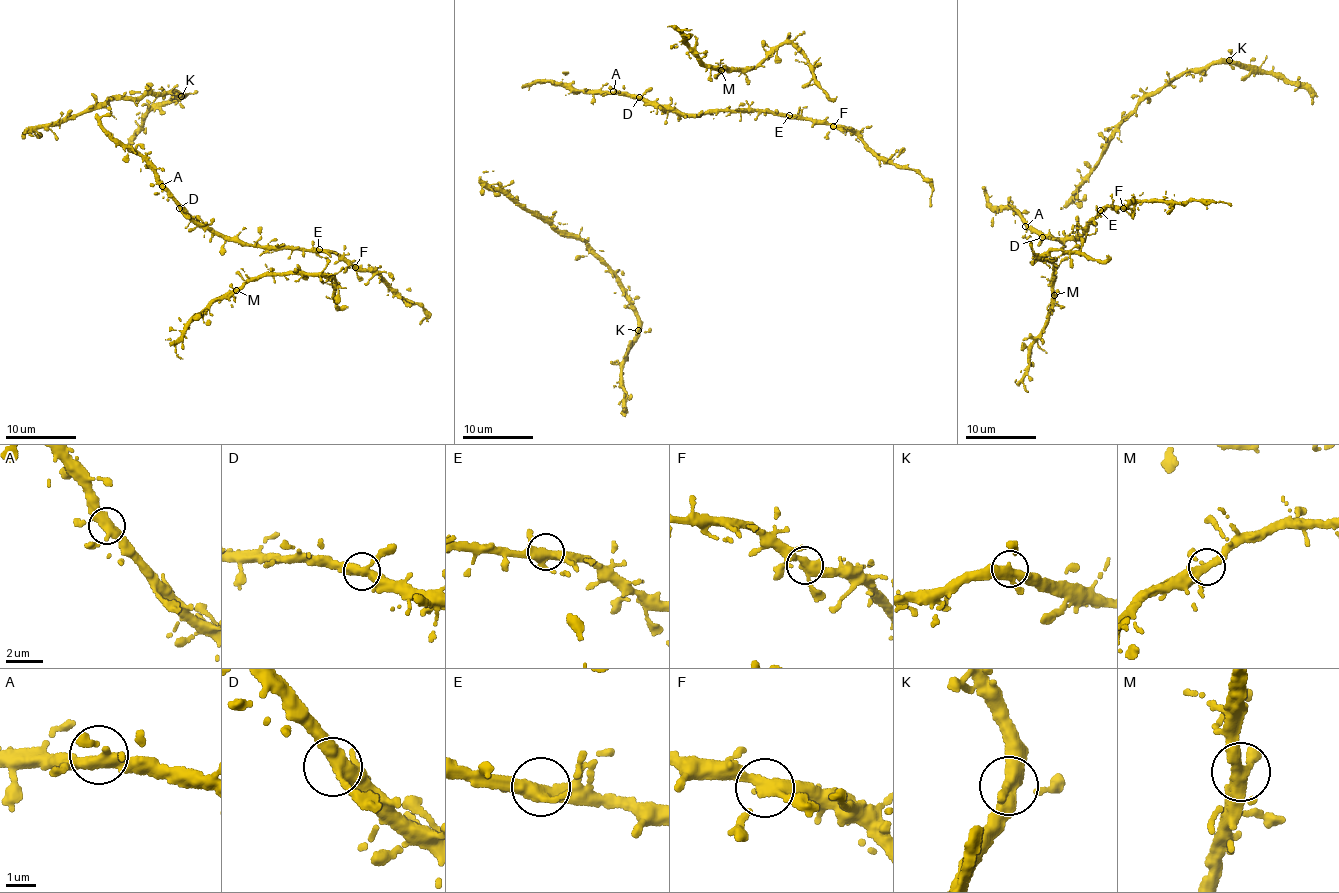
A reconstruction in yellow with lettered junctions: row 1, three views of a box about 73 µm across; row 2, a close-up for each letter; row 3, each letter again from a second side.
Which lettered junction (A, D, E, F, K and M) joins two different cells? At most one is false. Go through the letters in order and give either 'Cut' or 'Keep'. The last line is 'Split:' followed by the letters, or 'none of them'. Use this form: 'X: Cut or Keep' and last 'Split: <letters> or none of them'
A: Keep
D: Keep
E: Keep
F: Keep
K: Keep
M: Keep
Split: none of them

